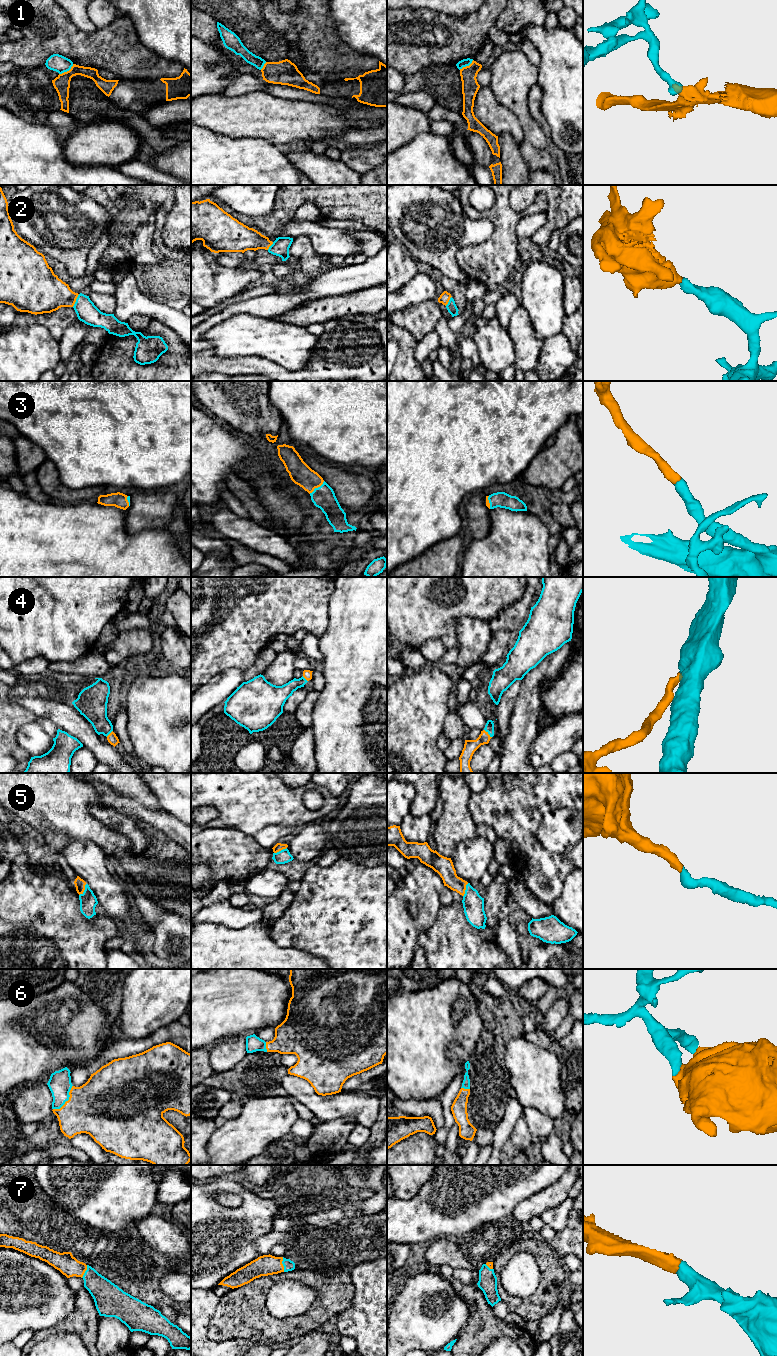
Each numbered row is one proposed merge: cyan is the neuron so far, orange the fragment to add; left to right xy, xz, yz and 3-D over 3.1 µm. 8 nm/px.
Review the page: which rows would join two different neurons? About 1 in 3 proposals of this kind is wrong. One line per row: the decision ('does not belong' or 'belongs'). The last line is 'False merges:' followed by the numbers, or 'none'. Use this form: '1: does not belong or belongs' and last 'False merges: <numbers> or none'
1: does not belong
2: belongs
3: belongs
4: belongs
5: belongs
6: belongs
7: belongs
False merges: 1

